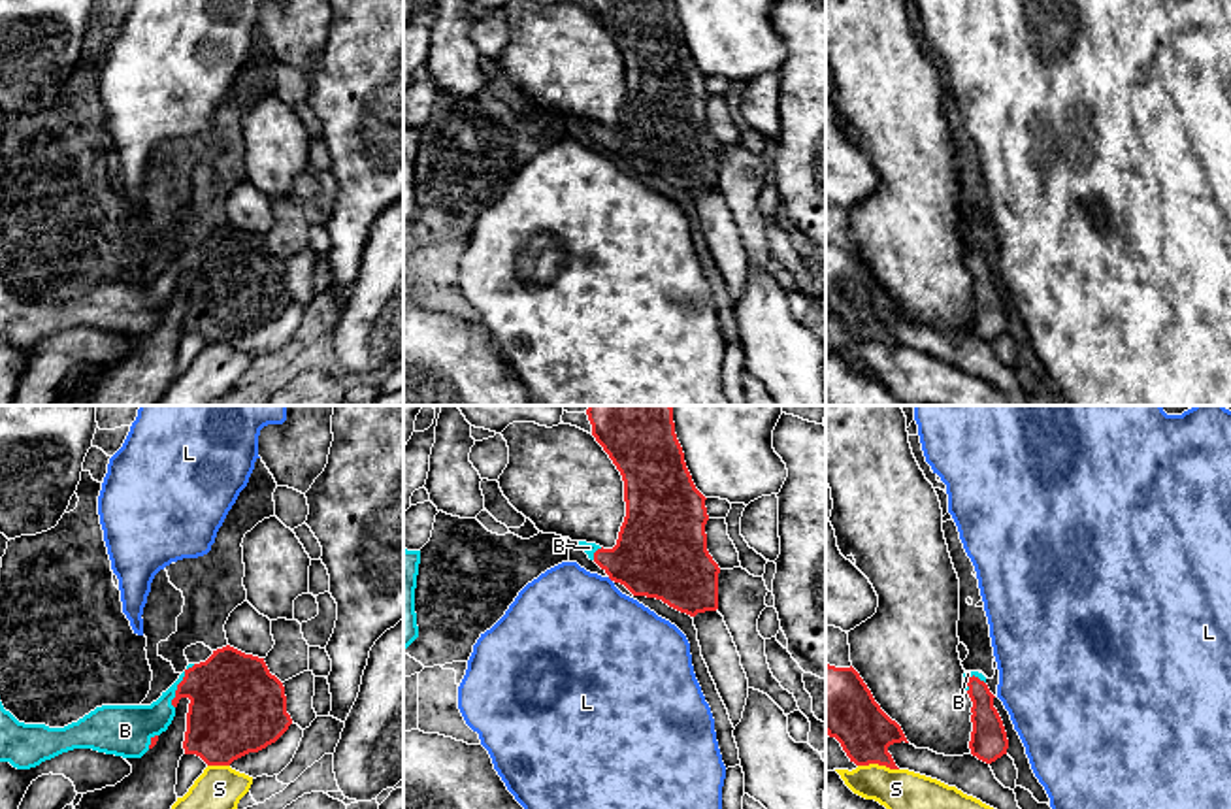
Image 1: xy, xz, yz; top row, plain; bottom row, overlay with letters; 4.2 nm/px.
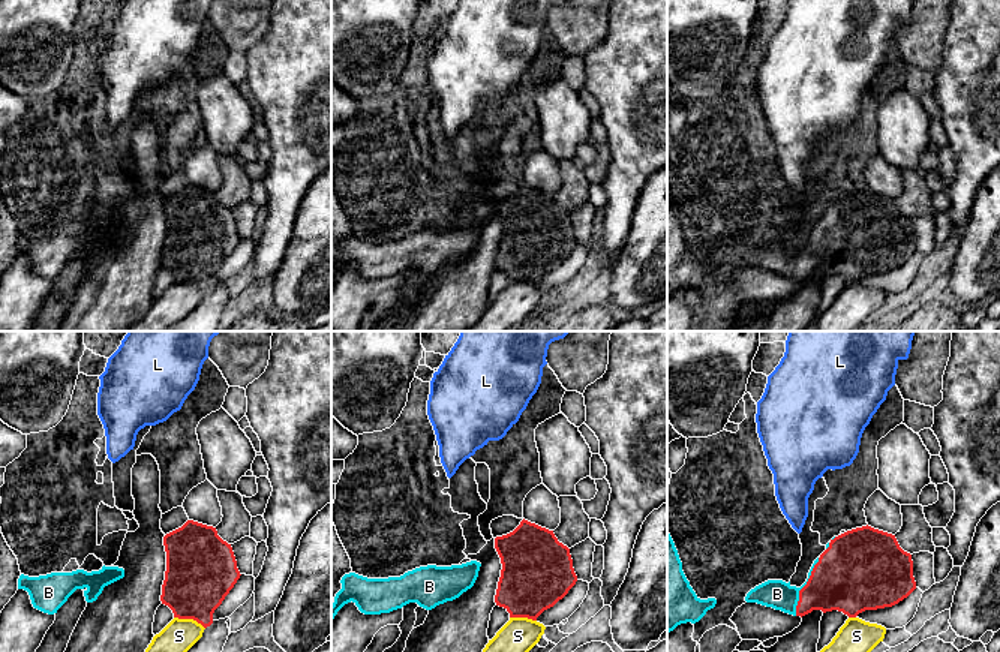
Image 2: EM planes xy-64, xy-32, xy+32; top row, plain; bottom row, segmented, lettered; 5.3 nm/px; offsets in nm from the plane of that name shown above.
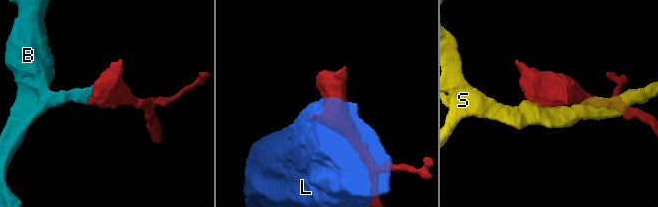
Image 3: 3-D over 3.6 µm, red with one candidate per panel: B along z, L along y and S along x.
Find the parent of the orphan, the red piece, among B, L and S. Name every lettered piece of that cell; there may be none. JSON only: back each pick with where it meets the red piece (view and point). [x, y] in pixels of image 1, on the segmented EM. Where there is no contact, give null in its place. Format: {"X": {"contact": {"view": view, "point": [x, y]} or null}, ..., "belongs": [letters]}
{"B": {"contact": {"view": "xy", "point": [178, 685]}}, "belongs": ["B"]}

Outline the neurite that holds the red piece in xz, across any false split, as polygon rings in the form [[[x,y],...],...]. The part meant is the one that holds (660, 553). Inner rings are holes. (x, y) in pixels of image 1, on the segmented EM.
[[[588,405],[592,436],[609,454],[624,481],[626,517],[616,545],[603,549],[579,541],[611,581],[633,596],[656,598],[696,617],[718,609],[720,568],[707,551],[705,496],[696,488],[675,434],[671,405]]]

